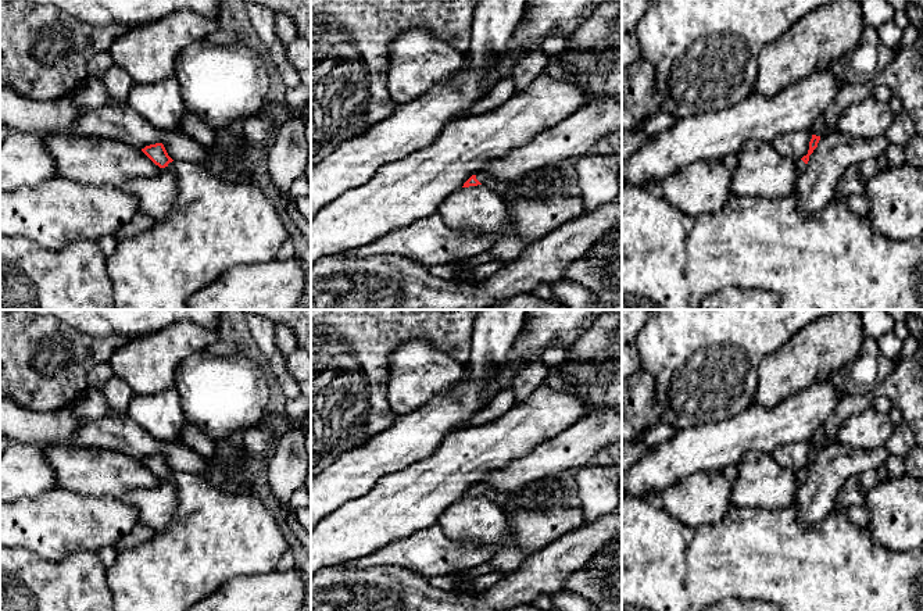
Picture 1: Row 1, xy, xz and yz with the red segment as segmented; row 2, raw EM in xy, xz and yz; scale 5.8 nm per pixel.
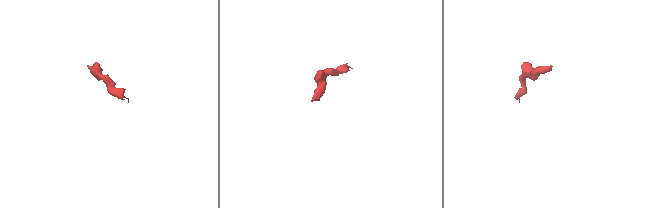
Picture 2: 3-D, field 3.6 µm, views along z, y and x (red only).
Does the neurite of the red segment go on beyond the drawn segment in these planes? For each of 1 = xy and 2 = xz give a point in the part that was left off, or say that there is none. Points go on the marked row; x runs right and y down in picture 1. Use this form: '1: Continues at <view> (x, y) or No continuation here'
1: Continues at xy (217, 222)
2: Continues at xz (503, 188)

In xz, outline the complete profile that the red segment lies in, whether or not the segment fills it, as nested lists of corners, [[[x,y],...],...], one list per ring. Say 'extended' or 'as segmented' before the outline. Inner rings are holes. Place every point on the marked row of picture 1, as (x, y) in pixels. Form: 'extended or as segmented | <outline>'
extended | [[[477,172],[476,175],[472,175],[462,187],[469,187],[469,186],[477,186],[477,185],[489,185],[494,192],[508,196],[514,190],[516,190],[516,185],[514,183],[507,183],[502,181],[496,179],[491,175],[486,175],[483,172]]]

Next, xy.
extended | [[[162,143],[146,146],[142,151],[160,168],[173,169],[178,196],[165,218],[136,236],[119,240],[107,258],[118,310],[189,310],[189,297],[232,267],[276,258],[290,233],[258,186],[233,176],[212,175],[204,164],[173,161]]]

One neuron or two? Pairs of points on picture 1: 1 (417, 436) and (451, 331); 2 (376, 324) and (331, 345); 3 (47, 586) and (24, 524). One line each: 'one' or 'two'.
1: two
2: one
3: two

